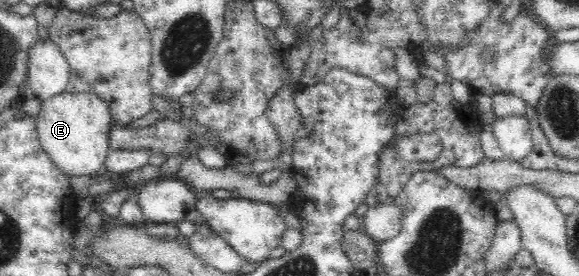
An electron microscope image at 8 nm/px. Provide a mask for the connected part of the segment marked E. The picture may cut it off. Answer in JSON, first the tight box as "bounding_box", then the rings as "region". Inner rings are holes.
{"bounding_box":[36,92,111,176],"region":[[[89,92],[69,93],[52,96],[42,101],[36,115],[36,131],[41,147],[51,157],[51,161],[63,173],[72,176],[90,175],[106,164],[109,148],[109,130],[111,130],[111,111],[109,103],[99,95]]]}

